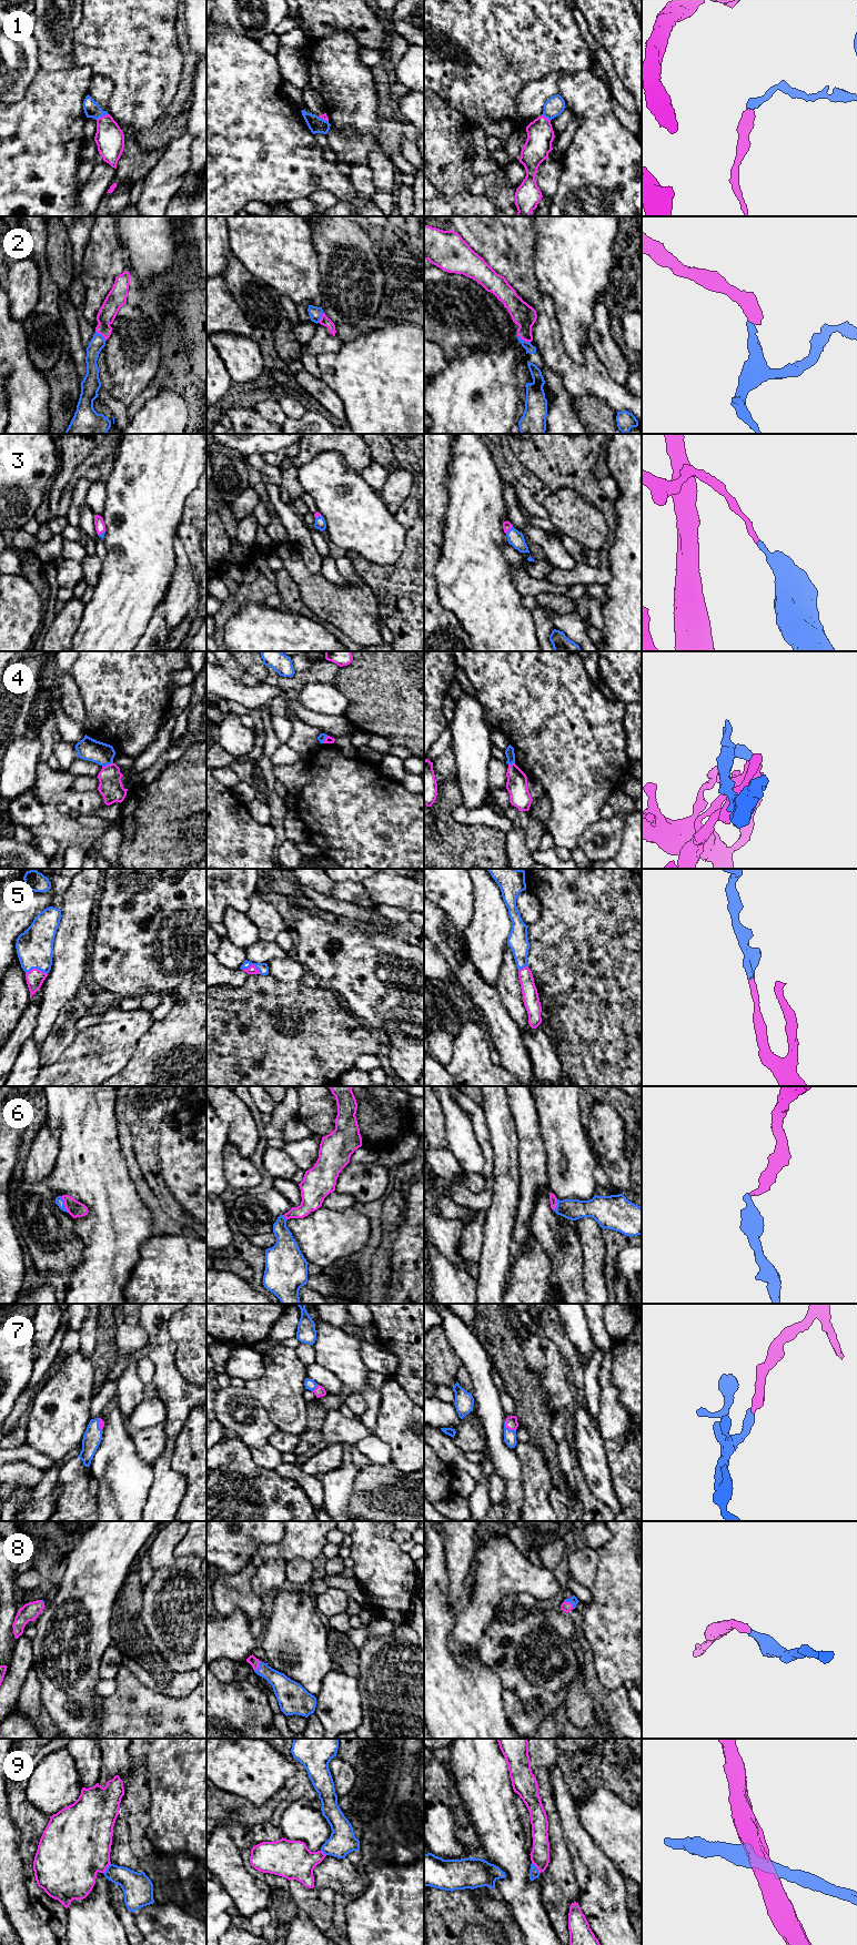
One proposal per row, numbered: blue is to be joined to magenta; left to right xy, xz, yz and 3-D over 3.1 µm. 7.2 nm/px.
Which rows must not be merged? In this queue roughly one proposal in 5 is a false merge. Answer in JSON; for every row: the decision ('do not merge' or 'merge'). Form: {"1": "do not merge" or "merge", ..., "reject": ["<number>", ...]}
{"1": "do not merge", "2": "merge", "3": "merge", "4": "do not merge", "5": "merge", "6": "merge", "7": "merge", "8": "merge", "9": "do not merge", "reject": ["1", "4", "9"]}

